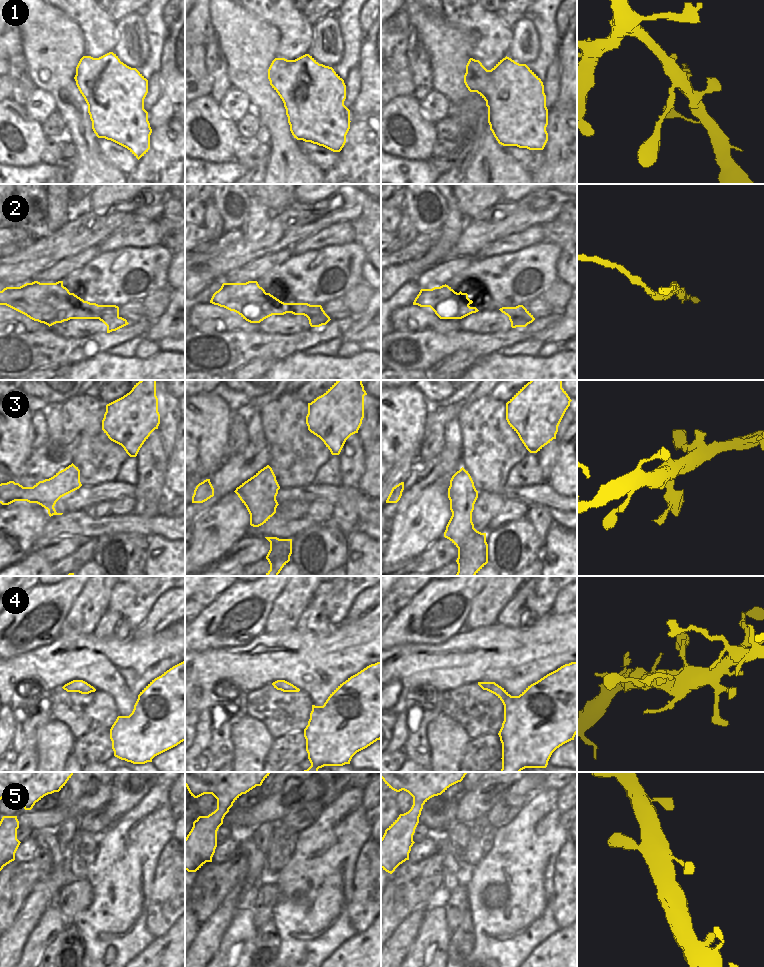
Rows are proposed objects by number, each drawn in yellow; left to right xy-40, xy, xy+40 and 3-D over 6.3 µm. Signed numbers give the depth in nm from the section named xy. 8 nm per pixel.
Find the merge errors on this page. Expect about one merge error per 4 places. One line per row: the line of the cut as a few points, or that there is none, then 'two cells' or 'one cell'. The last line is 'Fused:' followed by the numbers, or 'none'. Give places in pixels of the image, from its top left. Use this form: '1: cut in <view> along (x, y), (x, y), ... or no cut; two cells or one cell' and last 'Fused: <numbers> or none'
1: no cut; one cell
2: cut in xy along (307, 317), (326, 315), (329, 320); two cells
3: no cut; one cell
4: no cut; one cell
5: no cut; one cell
Fused: 2

